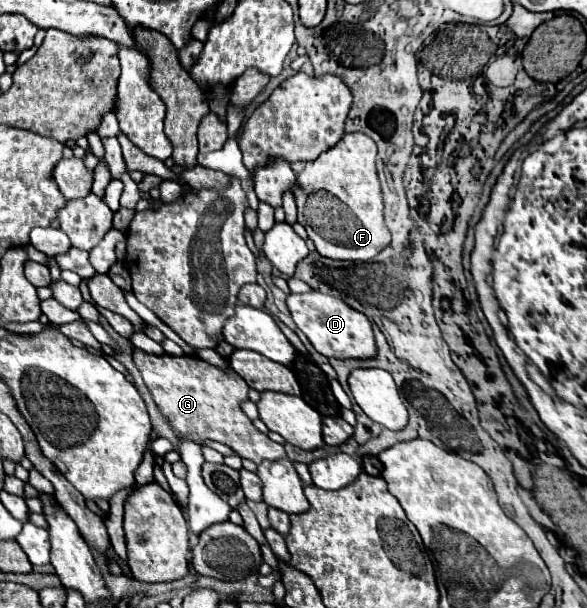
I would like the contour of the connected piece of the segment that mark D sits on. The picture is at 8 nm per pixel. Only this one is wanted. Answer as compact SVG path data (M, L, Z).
M309 291L303 295L289 295L287 307L289 307L291 317L297 323L297 327L305 333L305 337L311 341L311 345L325 357L367 359L367 357L375 355L377 349L375 349L375 339L373 339L369 319L363 313L351 309L341 299L323 295L319 291Z

